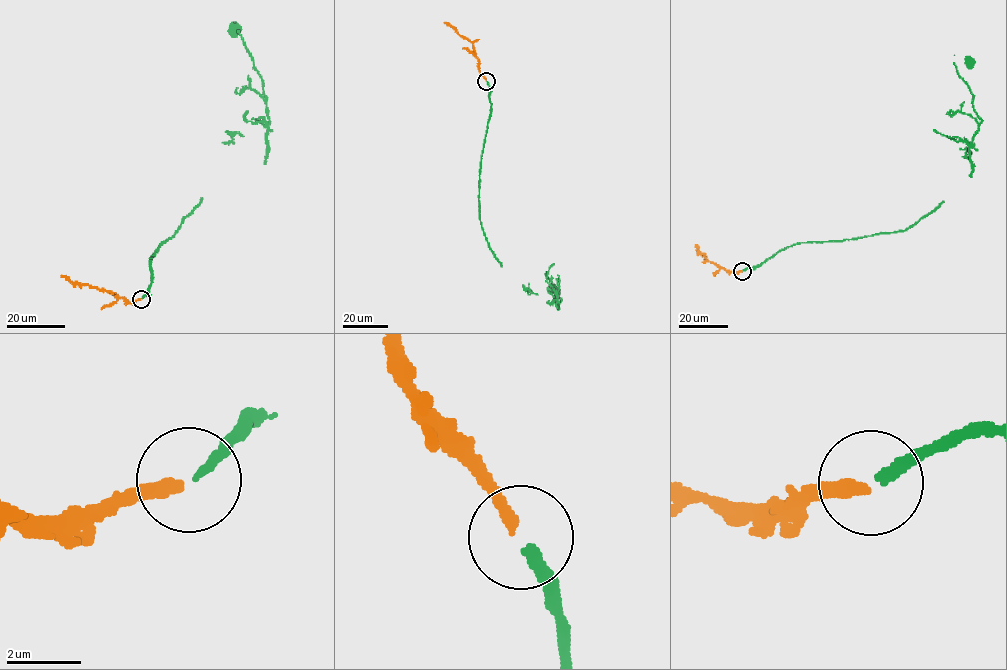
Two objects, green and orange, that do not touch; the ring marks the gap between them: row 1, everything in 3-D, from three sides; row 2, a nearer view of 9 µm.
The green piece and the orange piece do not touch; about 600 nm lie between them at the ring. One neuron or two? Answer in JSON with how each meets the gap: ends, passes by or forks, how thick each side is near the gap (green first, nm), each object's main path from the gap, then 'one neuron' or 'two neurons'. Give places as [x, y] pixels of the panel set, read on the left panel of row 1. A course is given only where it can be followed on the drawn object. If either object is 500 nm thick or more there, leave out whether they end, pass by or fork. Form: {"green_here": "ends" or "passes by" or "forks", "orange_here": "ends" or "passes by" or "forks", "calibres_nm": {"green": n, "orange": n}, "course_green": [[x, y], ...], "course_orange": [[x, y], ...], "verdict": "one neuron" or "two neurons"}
{"green_here": "ends", "orange_here": "ends", "calibres_nm": {"green": 260, "orange": 320}, "course_green": [[142, 299], [153, 278], [151, 257], [202, 198], [222, 143], [252, 119], [269, 122], [262, 78], [234, 28]], "course_orange": [[141, 299], [127, 302], [117, 295], [73, 283], [60, 276]], "verdict": "one neuron"}

